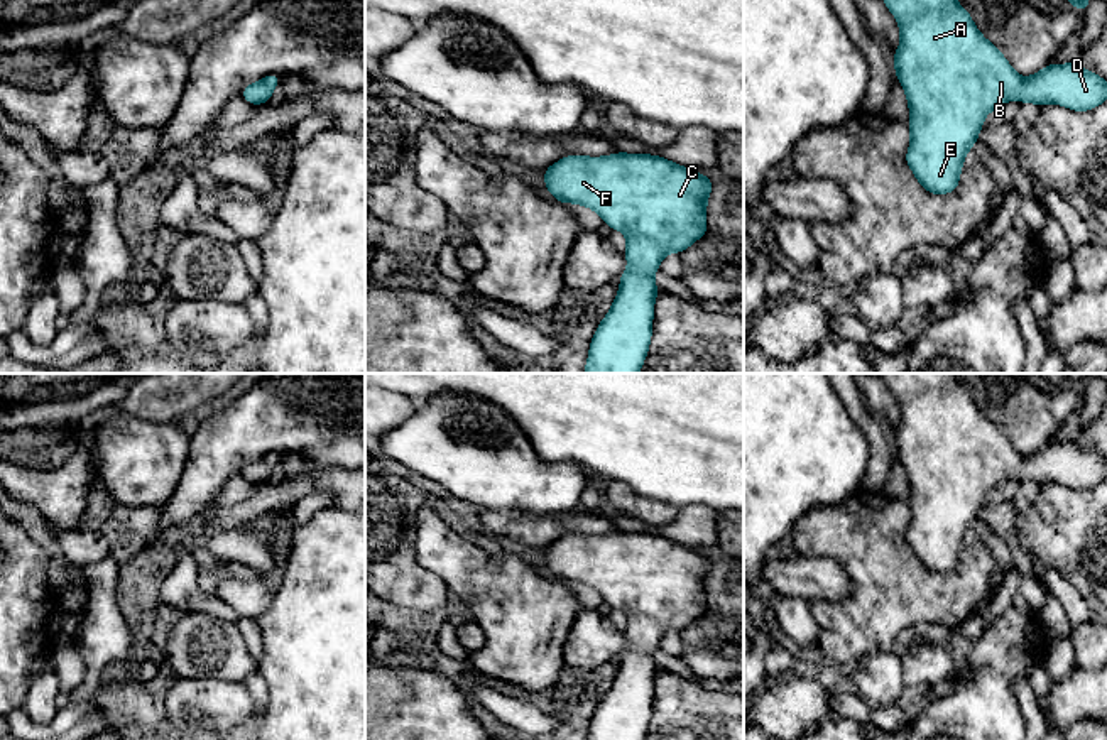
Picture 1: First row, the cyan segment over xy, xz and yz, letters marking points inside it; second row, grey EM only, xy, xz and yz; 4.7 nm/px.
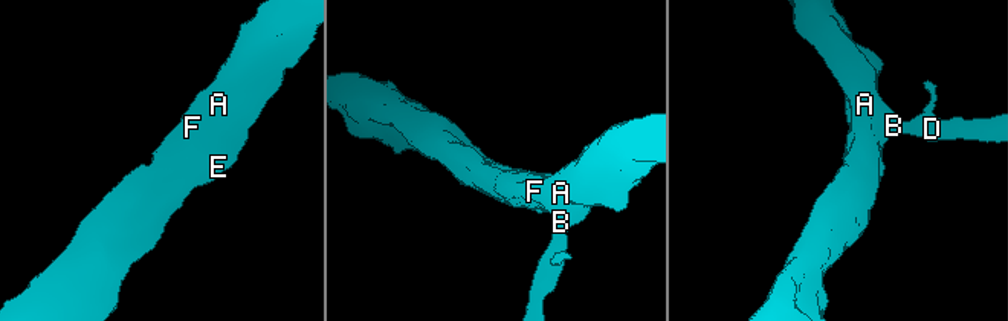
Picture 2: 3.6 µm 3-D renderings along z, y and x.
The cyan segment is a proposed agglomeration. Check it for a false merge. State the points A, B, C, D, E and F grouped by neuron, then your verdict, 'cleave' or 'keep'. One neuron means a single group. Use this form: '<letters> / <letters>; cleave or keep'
A B C D E F; keep

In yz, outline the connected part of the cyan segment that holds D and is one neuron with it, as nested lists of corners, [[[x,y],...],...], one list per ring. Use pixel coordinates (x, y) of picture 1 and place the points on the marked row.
[[[884,0],[884,3],[897,19],[901,32],[894,66],[911,113],[906,162],[931,194],[957,189],[963,159],[979,140],[985,115],[1002,103],[1017,98],[1021,103],[1055,103],[1088,112],[1107,101],[1107,81],[1082,69],[1077,61],[1048,64],[1039,73],[1021,78],[1004,54],[979,32],[970,14],[957,0]]]

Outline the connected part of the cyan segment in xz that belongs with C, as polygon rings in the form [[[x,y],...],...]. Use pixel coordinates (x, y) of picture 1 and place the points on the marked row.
[[[624,152],[566,155],[544,169],[544,179],[556,201],[592,208],[627,238],[629,267],[592,338],[583,373],[639,373],[659,294],[652,274],[668,253],[681,253],[705,237],[713,184],[661,155]]]

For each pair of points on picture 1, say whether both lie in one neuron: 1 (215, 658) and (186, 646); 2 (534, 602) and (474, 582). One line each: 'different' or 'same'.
1: same
2: same

